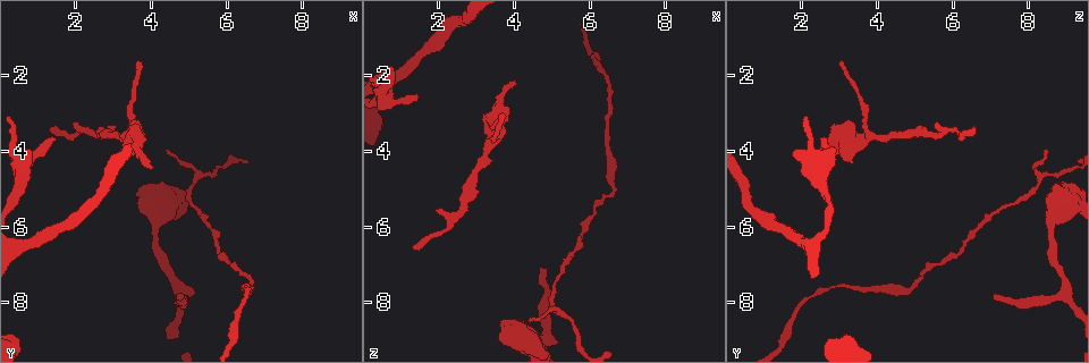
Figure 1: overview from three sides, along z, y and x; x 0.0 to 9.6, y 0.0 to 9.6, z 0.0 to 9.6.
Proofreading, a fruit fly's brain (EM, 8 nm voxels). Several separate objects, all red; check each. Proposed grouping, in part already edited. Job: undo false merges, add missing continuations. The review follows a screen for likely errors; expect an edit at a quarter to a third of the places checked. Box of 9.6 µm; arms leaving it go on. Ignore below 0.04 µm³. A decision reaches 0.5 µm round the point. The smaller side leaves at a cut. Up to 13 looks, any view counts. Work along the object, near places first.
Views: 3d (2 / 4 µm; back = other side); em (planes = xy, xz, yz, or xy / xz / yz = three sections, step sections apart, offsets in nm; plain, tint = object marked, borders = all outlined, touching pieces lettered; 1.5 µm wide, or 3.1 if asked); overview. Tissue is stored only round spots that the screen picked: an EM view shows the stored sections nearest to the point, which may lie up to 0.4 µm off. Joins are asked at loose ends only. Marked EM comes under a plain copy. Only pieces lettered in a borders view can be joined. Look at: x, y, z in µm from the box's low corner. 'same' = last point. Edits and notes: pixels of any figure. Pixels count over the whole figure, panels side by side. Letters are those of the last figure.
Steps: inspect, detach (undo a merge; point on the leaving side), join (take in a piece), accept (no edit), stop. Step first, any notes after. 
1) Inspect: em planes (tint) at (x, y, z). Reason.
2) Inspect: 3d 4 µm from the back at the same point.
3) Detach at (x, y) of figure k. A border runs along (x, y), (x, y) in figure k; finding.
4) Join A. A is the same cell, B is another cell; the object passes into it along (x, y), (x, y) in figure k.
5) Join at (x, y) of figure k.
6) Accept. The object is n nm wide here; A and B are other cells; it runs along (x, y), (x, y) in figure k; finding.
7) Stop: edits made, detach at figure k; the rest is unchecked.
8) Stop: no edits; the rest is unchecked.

Inspect: 3d 4 µm at (3.95, 4.45, 2.15). Free end.

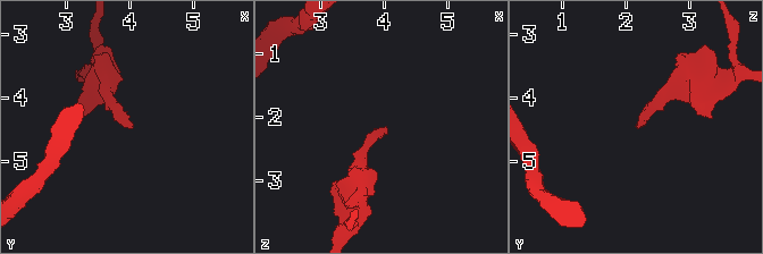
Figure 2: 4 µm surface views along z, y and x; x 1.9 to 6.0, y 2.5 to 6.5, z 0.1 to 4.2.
Inspect: em yz step 8 (borders) at (3.95, 4.45, 2.15).

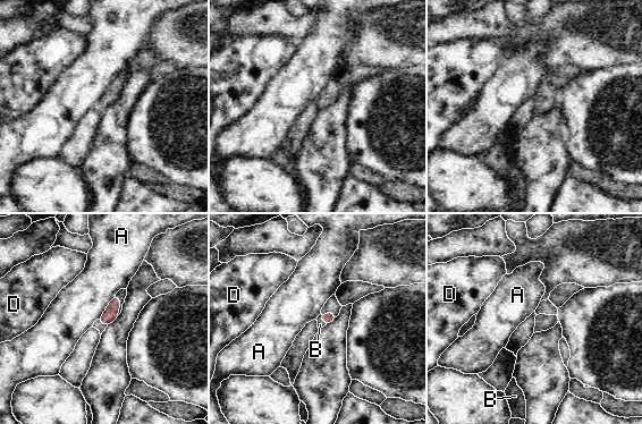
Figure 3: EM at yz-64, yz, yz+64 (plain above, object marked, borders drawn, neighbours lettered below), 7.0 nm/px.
Inspect: em planes (borders) at the same point. Another direction.

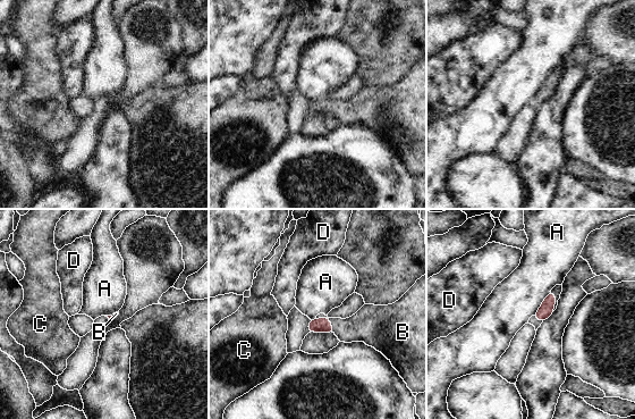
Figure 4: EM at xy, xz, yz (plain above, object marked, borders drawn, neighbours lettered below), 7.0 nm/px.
Join B. B is the same cell, A, C and D are other cells; it goes on there.

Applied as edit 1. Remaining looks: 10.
Inspect: 3d 2 µm at (4.65, 7.90, 7.10). An open end.

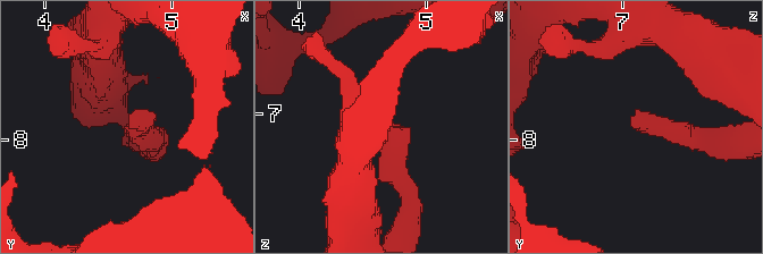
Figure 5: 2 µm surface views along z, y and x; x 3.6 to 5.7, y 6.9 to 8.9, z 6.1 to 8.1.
Inspect: em planes (borders) at (4.70, 7.88, 7.08). Need the tissue.

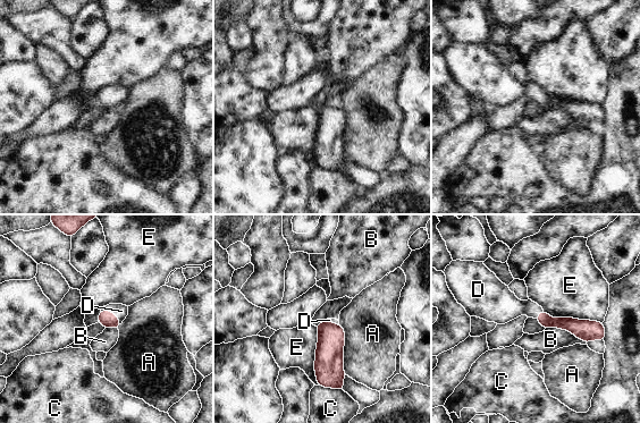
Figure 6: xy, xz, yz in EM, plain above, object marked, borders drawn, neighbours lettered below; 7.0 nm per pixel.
Join D. The longest contact is with E, 440 nm; D is the same cell, A, B, C and E are other cells; the cell continues.

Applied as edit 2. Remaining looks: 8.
Stop: edits made, join at figure 4, join at figure 6; the rest is unchecked.

